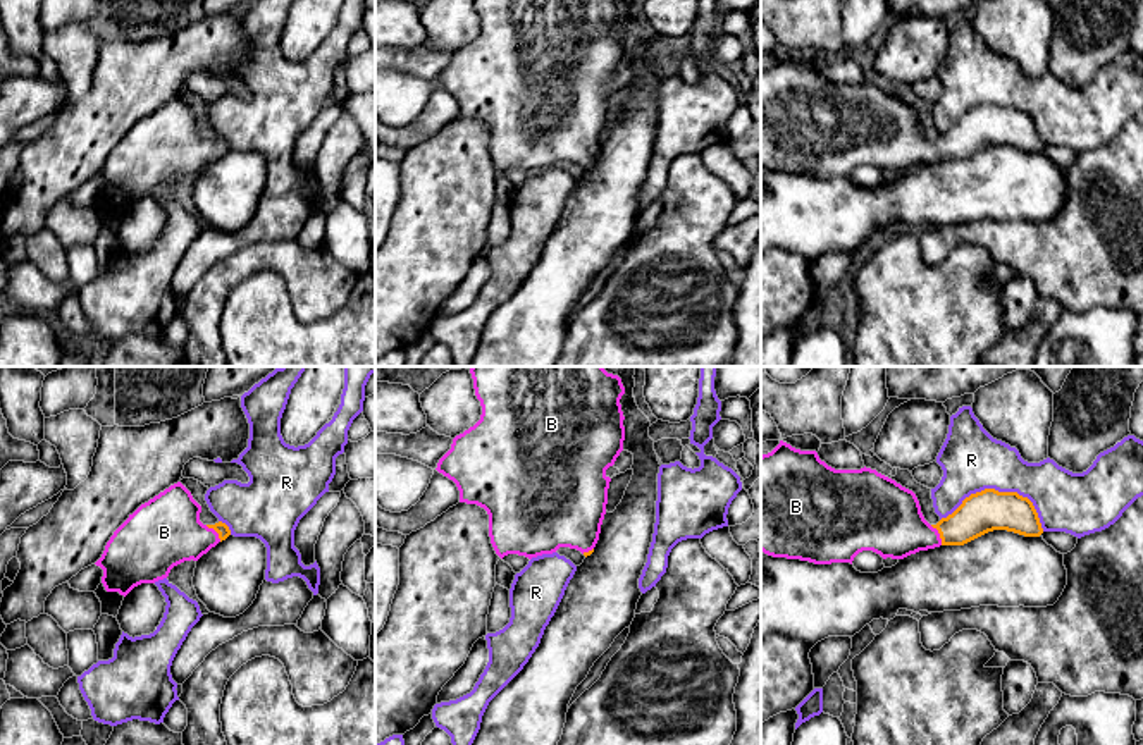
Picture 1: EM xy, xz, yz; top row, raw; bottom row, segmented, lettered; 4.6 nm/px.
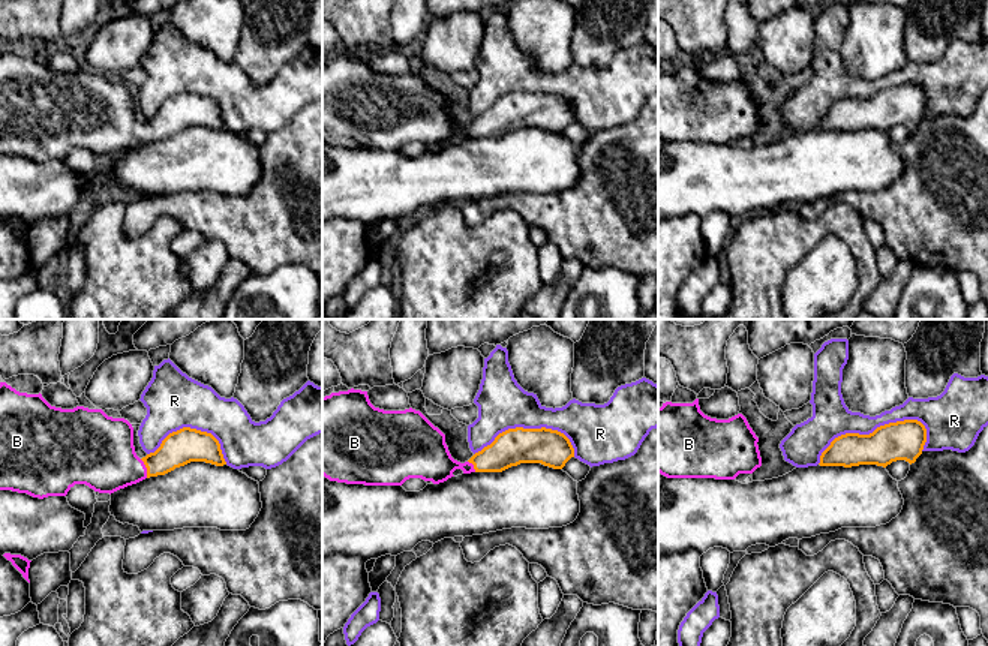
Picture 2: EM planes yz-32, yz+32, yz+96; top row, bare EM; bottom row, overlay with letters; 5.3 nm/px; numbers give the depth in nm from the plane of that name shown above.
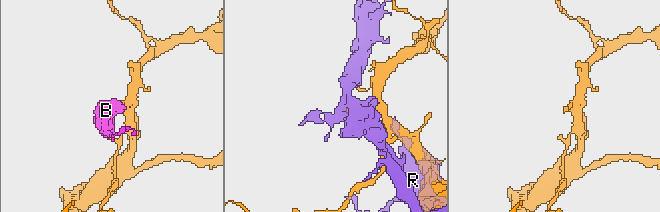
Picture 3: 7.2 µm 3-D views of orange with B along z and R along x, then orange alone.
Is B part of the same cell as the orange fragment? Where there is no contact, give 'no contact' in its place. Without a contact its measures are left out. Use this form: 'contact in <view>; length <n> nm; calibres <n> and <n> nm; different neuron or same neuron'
contact in yz; length 110 nm; calibres 190 and 320 nm; same neuron

